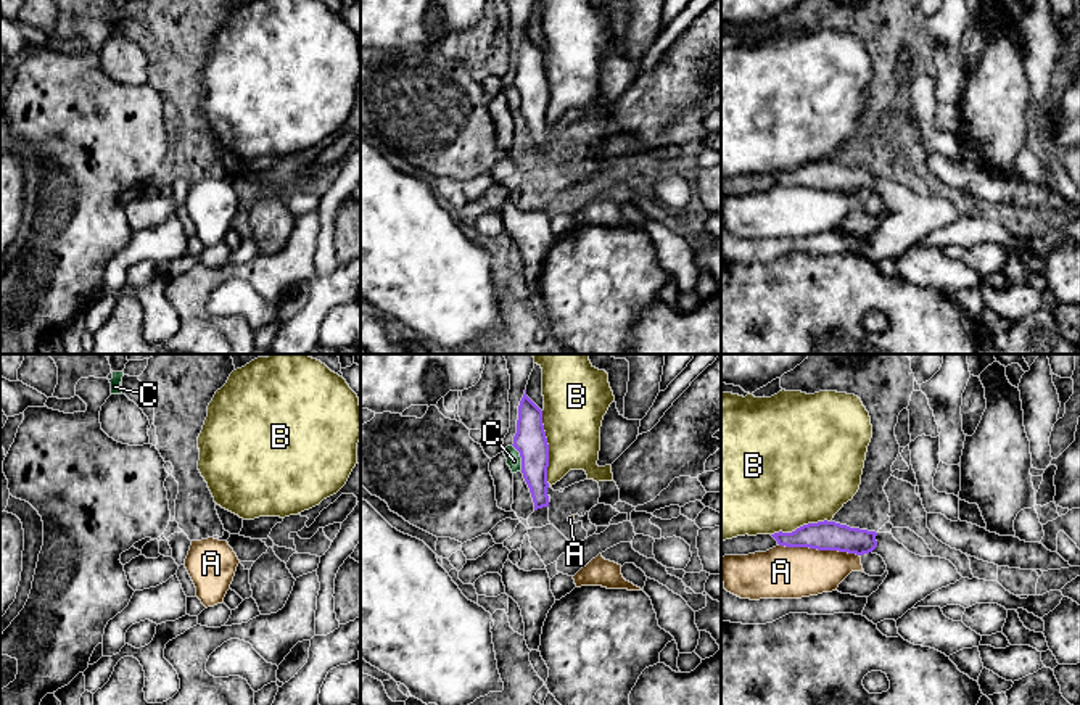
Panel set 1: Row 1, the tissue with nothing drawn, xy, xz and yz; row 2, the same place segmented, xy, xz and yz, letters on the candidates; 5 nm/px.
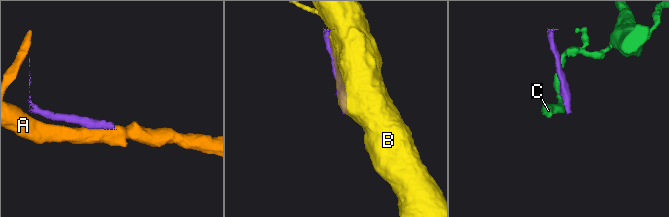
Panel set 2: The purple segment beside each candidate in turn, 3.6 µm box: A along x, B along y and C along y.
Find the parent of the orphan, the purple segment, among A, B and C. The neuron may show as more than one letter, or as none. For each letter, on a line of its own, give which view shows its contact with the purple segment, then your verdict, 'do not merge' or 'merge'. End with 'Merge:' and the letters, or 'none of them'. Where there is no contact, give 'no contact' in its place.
A: contact in yz; do not merge
B: contact in xz; do not merge
C: contact in xz; do not merge
Merge: none of them

